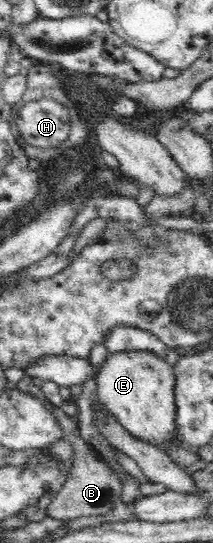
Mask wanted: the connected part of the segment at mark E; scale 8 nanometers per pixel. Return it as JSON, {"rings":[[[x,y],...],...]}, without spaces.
{"rings":[[[120,351],[120,353],[108,354],[97,371],[96,381],[100,404],[127,433],[160,450],[163,450],[164,445],[173,445],[178,441],[178,407],[173,366],[149,351]]]}

